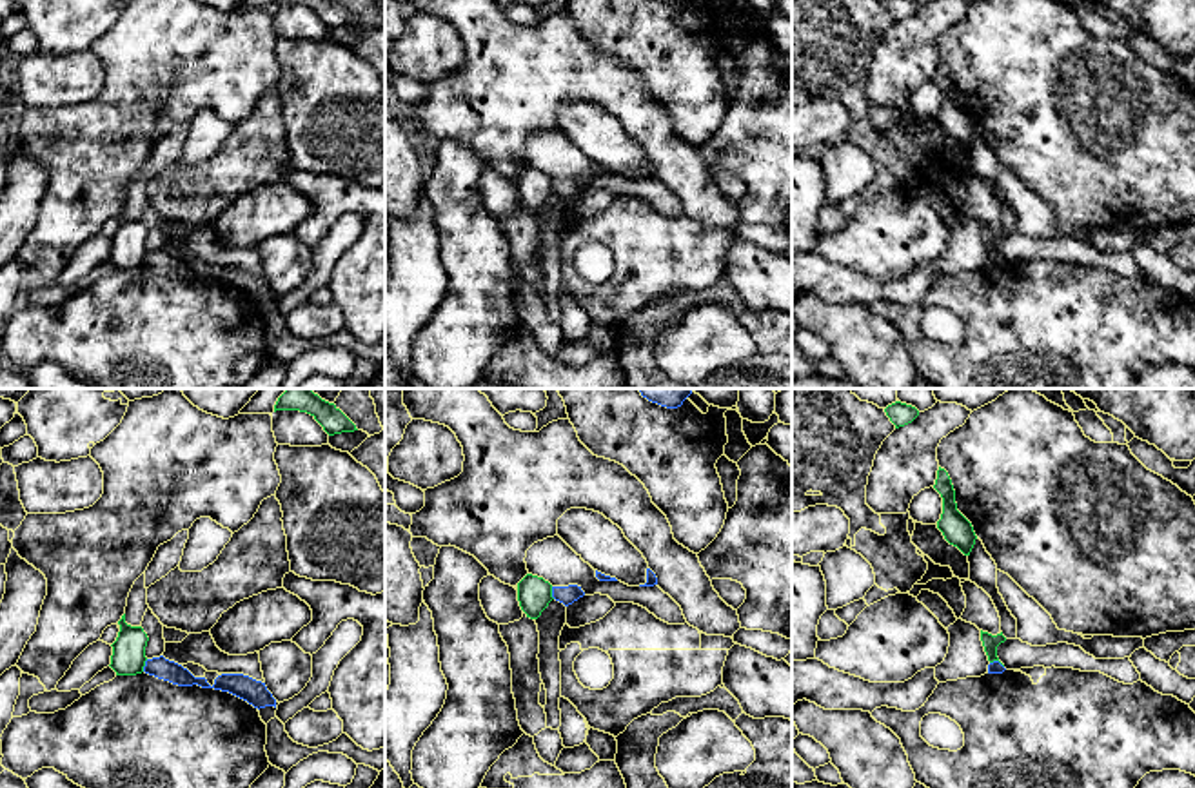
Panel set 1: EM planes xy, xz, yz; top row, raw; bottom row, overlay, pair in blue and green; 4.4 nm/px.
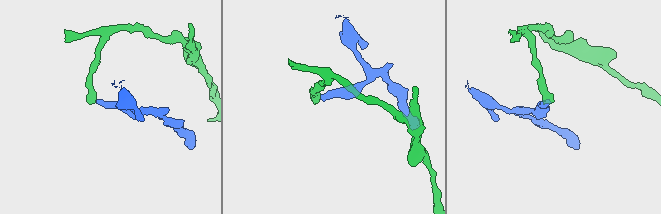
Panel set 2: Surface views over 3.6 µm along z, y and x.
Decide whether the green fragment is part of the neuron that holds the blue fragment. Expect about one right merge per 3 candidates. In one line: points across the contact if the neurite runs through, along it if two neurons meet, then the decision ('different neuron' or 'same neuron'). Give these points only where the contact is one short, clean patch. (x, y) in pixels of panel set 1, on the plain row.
along xy (148, 253), (142, 264) | different neuron

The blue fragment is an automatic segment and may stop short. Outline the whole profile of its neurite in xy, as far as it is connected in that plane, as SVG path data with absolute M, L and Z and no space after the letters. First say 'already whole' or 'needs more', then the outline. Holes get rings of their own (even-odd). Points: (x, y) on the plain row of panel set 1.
already whole; M163 249L147 252L143 265L178 280L198 278L202 281L229 285L247 294L258 303L265 300L276 301L276 292L267 283L265 276L256 274L243 267L222 267L214 272L214 278L211 280L205 271L194 271L187 261L183 261L174 254L165 252Z

